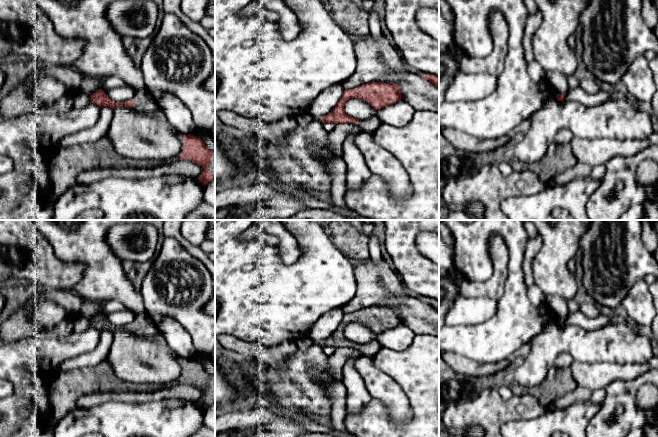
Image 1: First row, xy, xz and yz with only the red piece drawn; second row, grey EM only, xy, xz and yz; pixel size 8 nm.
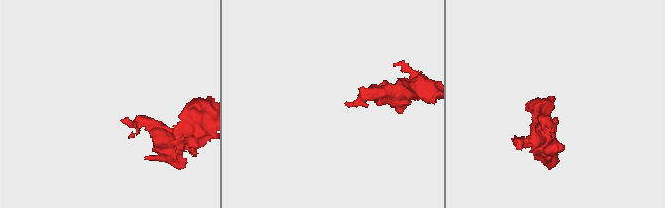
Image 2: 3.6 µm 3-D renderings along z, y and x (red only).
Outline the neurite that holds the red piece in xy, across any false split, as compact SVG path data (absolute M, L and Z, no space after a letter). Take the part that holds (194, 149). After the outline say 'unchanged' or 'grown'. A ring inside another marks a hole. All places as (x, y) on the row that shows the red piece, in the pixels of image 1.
M183 135L183 138L185 143L179 159L190 159L203 167L204 171L198 179L205 186L215 178L215 152L209 150L203 141L194 135Z | grown

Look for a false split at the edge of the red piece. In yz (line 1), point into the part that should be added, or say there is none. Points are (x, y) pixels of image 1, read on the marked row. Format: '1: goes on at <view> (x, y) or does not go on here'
1: does not go on here

